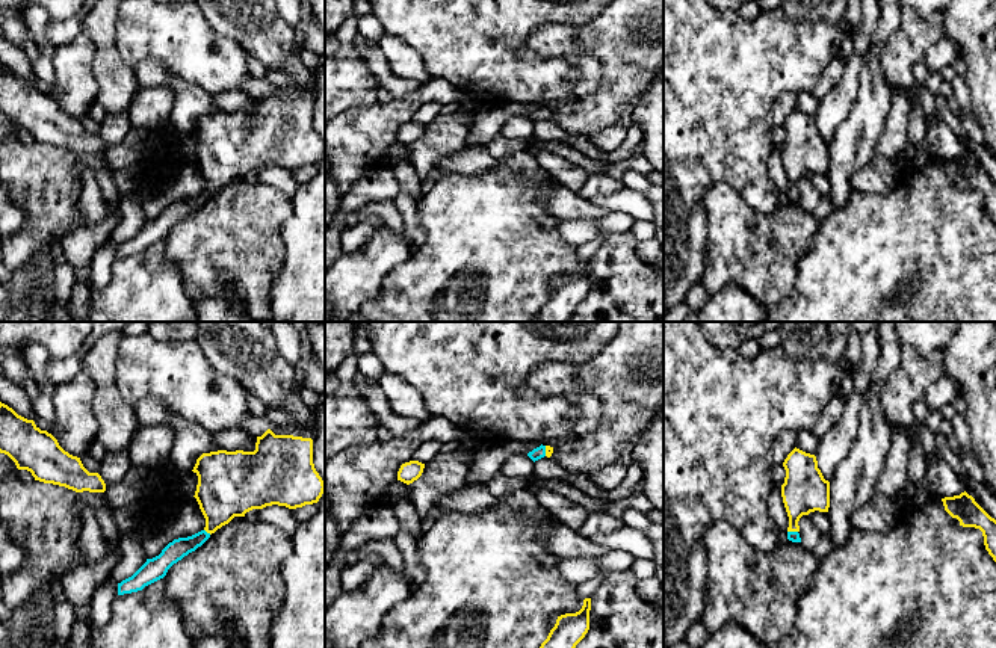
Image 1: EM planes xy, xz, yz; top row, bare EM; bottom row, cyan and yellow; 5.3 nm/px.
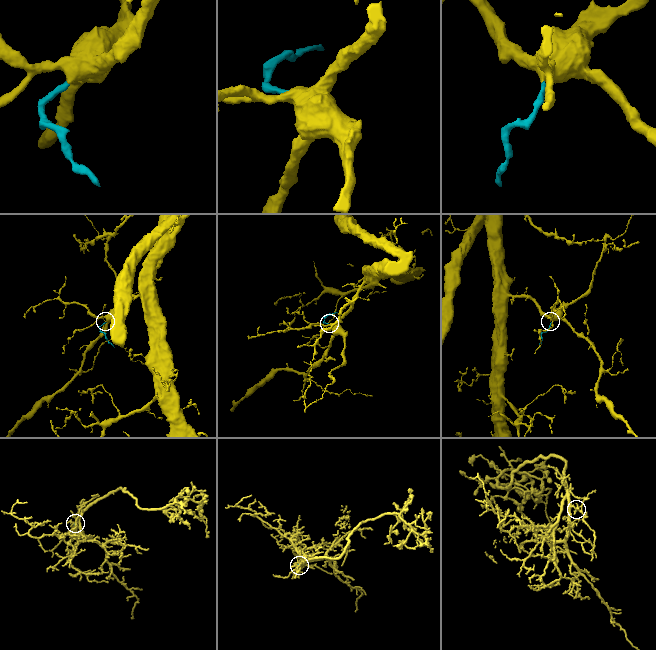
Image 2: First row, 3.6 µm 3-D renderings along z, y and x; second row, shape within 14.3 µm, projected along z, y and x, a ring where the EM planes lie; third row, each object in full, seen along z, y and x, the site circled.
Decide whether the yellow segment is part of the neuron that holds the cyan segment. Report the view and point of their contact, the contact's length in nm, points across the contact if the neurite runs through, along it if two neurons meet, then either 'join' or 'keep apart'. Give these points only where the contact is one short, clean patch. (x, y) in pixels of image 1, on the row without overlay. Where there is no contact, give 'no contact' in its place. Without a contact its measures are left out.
meets cyan in xy at (206, 194); contact 50 nm long; runs through xy (176, 212), (191, 206), (206, 194), (215, 182), (225, 151); join

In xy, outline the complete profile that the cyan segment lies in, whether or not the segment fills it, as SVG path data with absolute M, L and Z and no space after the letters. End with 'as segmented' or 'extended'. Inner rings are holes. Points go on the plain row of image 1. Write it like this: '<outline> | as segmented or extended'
M271 91L257 98L254 113L203 115L192 133L198 137L193 159L206 189L192 198L174 201L159 218L147 221L131 239L118 245L118 257L142 252L163 240L174 225L234 178L272 166L302 169L317 165L325 153L313 125L313 101L275 97Z | extended

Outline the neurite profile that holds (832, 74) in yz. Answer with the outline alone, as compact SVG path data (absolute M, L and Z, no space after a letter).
M834 57L828 66L821 74L816 86L812 89L812 94L822 100L825 95L831 92L831 89L839 83L842 74L845 71L845 60Z

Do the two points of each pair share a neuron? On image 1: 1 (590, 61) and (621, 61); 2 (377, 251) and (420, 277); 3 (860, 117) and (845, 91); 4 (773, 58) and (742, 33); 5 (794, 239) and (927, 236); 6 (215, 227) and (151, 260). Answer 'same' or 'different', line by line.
1: different
2: different
3: different
4: same
5: different
6: different

